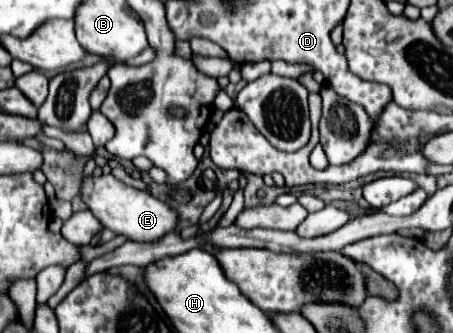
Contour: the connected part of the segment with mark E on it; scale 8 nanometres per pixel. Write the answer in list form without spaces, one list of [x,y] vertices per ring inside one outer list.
[[[112,175],[84,177],[82,181],[84,181],[82,199],[106,229],[112,229],[114,233],[124,235],[136,243],[154,243],[168,233],[178,233],[180,227],[178,211],[168,203],[152,197],[148,191],[128,187],[122,181],[114,179]]]

